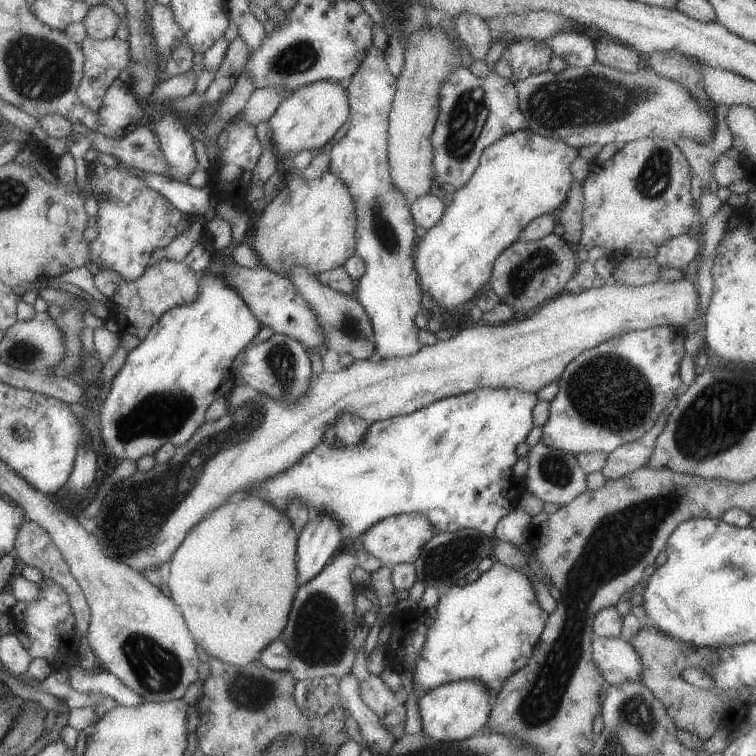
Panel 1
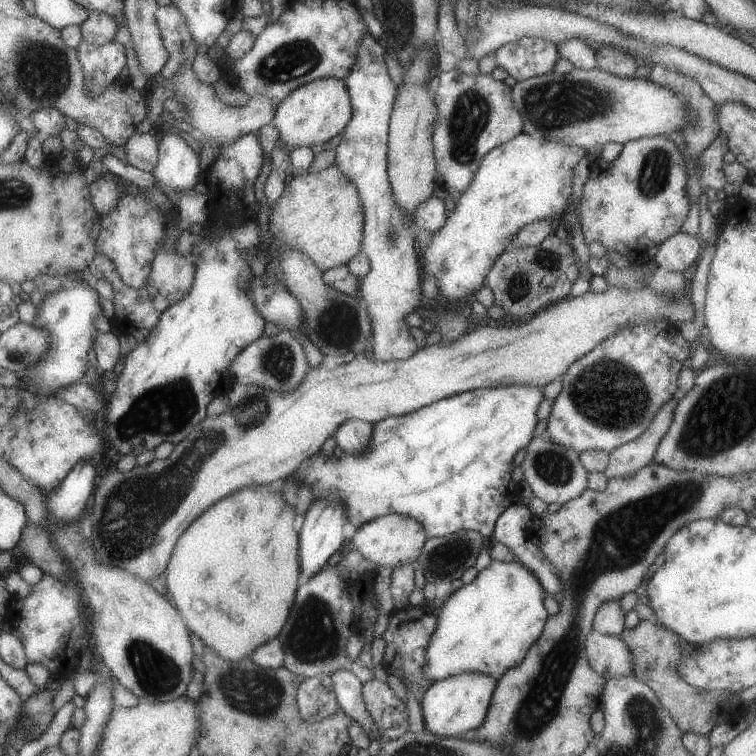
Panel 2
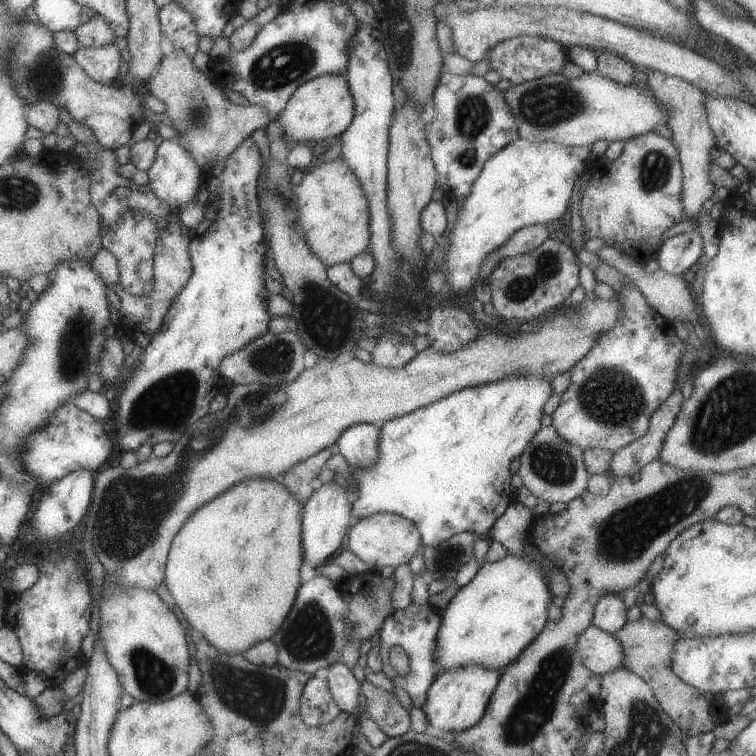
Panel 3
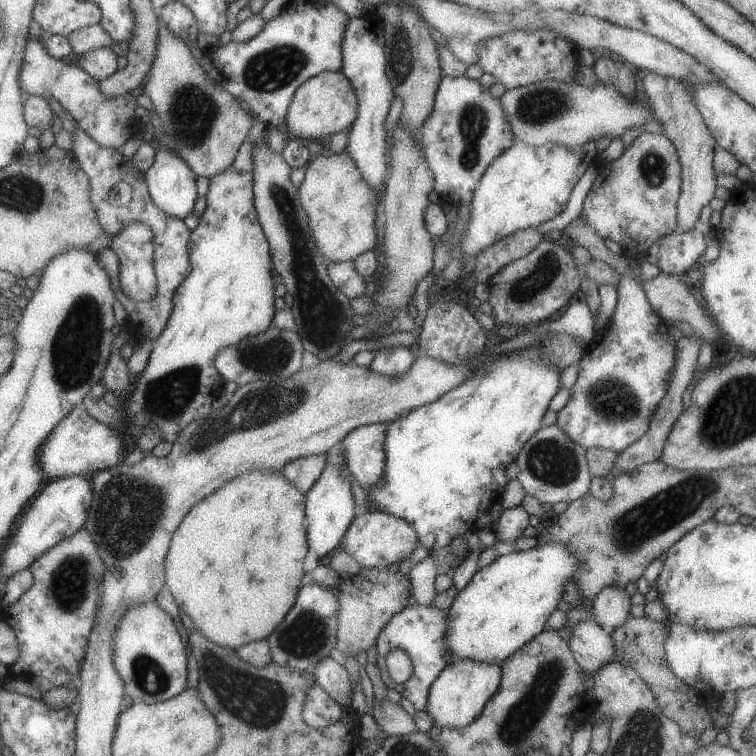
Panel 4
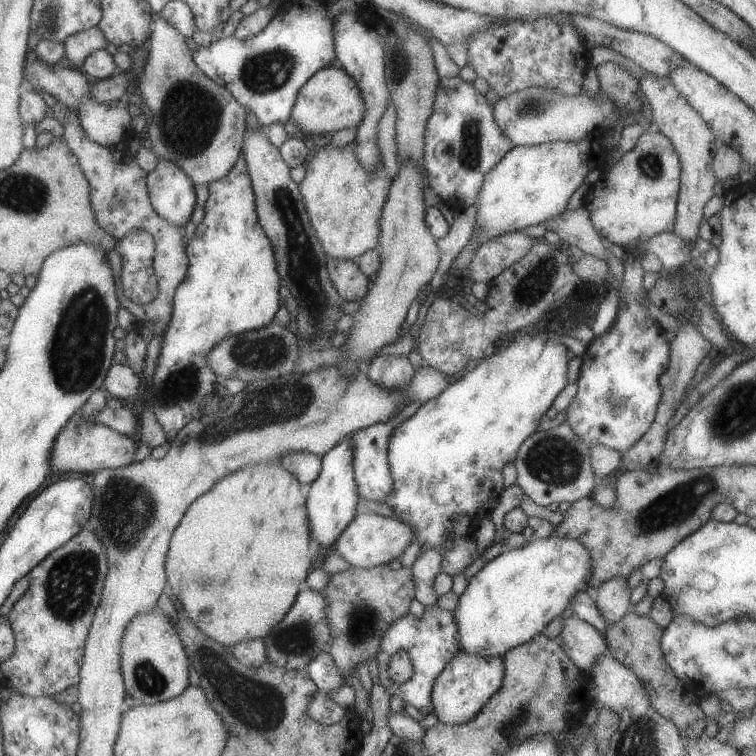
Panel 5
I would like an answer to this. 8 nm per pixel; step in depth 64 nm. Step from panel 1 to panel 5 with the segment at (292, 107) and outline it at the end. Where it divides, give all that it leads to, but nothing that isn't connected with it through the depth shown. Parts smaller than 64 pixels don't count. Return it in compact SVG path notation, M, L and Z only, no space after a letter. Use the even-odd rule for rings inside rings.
M340 66L326 67L311 76L299 90L298 98L291 112L291 120L298 126L300 135L308 135L323 141L343 128L357 128L362 120L365 104L357 82Z

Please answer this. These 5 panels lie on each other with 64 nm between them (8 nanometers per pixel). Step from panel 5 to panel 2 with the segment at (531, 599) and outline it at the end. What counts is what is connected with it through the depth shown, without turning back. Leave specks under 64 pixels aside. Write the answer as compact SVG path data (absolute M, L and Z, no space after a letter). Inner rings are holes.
M518 559L511 563L492 560L472 582L450 593L436 611L438 624L427 644L427 666L424 665L423 675L431 684L464 673L480 673L498 681L510 669L524 662L529 648L543 633L550 617L543 603L544 593L538 579Z

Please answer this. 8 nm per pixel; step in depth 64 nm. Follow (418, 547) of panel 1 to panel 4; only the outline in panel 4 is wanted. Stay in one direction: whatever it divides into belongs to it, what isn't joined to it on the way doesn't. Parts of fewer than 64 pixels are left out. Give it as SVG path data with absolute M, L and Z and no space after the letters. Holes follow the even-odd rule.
M363 509L348 527L341 548L351 554L364 570L367 570L387 567L396 562L400 564L411 556L419 544L418 533L407 520L402 520L389 512Z

